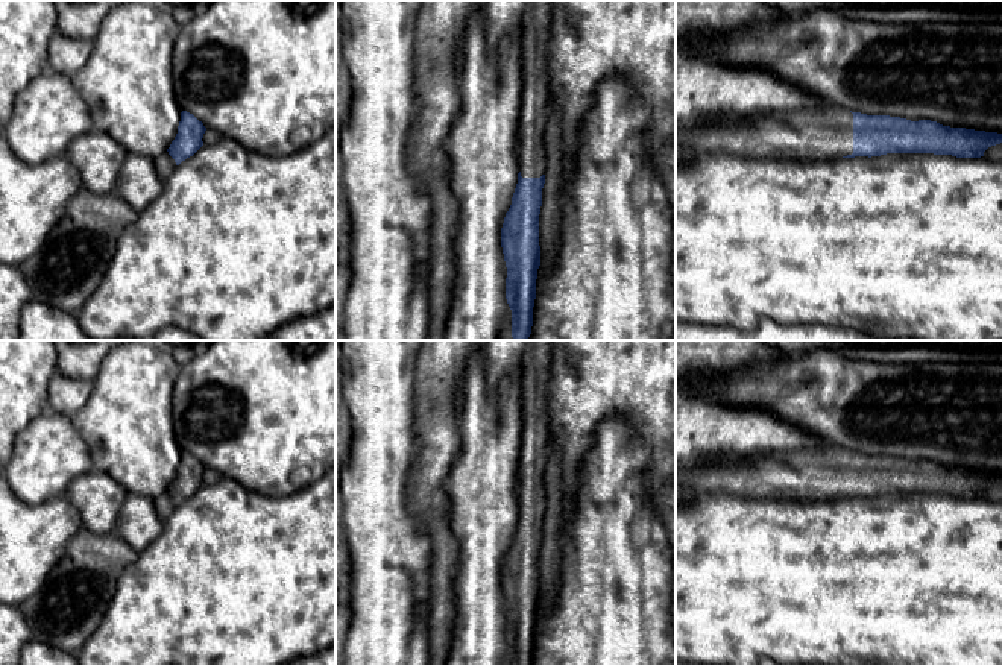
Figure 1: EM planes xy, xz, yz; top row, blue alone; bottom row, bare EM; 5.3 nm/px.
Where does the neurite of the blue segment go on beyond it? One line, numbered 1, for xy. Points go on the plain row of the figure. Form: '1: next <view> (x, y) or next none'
1: next xy (164, 504)

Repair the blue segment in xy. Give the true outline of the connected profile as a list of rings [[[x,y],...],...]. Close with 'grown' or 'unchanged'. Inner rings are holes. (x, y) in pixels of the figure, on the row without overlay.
[[[182,451],[178,474],[170,487],[156,496],[155,509],[158,516],[164,521],[173,510],[187,498],[193,496],[203,486],[203,474],[206,468],[193,454]]] | grown

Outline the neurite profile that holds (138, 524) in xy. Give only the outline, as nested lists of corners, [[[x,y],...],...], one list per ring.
[[[128,493],[117,519],[115,533],[141,553],[159,536],[162,528],[164,521],[156,513],[155,501],[146,495]]]

